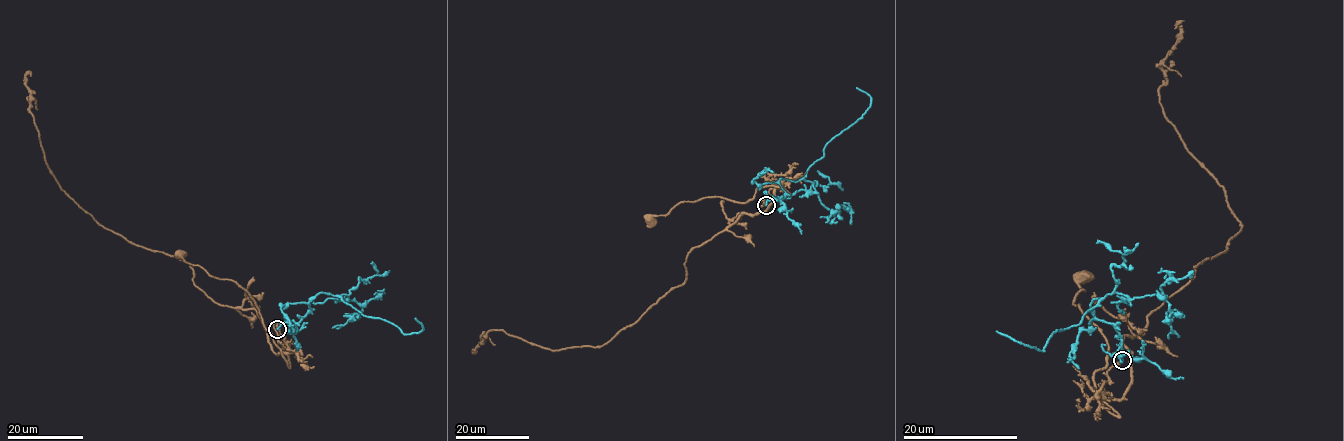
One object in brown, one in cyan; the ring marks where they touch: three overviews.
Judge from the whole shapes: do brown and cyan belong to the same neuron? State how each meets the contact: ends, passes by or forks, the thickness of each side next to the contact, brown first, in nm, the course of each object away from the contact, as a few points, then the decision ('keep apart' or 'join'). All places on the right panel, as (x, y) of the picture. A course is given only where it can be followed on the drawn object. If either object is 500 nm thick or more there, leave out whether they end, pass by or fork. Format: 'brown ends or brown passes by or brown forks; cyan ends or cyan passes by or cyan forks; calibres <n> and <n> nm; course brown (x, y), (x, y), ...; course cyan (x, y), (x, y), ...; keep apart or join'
brown passes by; cyan ends; calibres 140 and 170 nm; course brown (1123, 360), (1102, 397), (1129, 385), (1125, 335), (1241, 227), (1160, 104), (1184, 21); course cyan (1123, 360), (1117, 331), (1090, 307), (1102, 297), (1080, 323), (1057, 330), (1043, 350), (996, 331); keep apart

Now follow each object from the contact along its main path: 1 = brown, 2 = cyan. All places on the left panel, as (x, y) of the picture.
1: (277, 328), (277, 354), (258, 311), (222, 306), (189, 264), (61, 190), (29, 72)
2: (277, 328), (297, 324), (320, 293), (341, 298), (366, 316), (390, 322), (405, 334), (423, 328), (415, 318)

